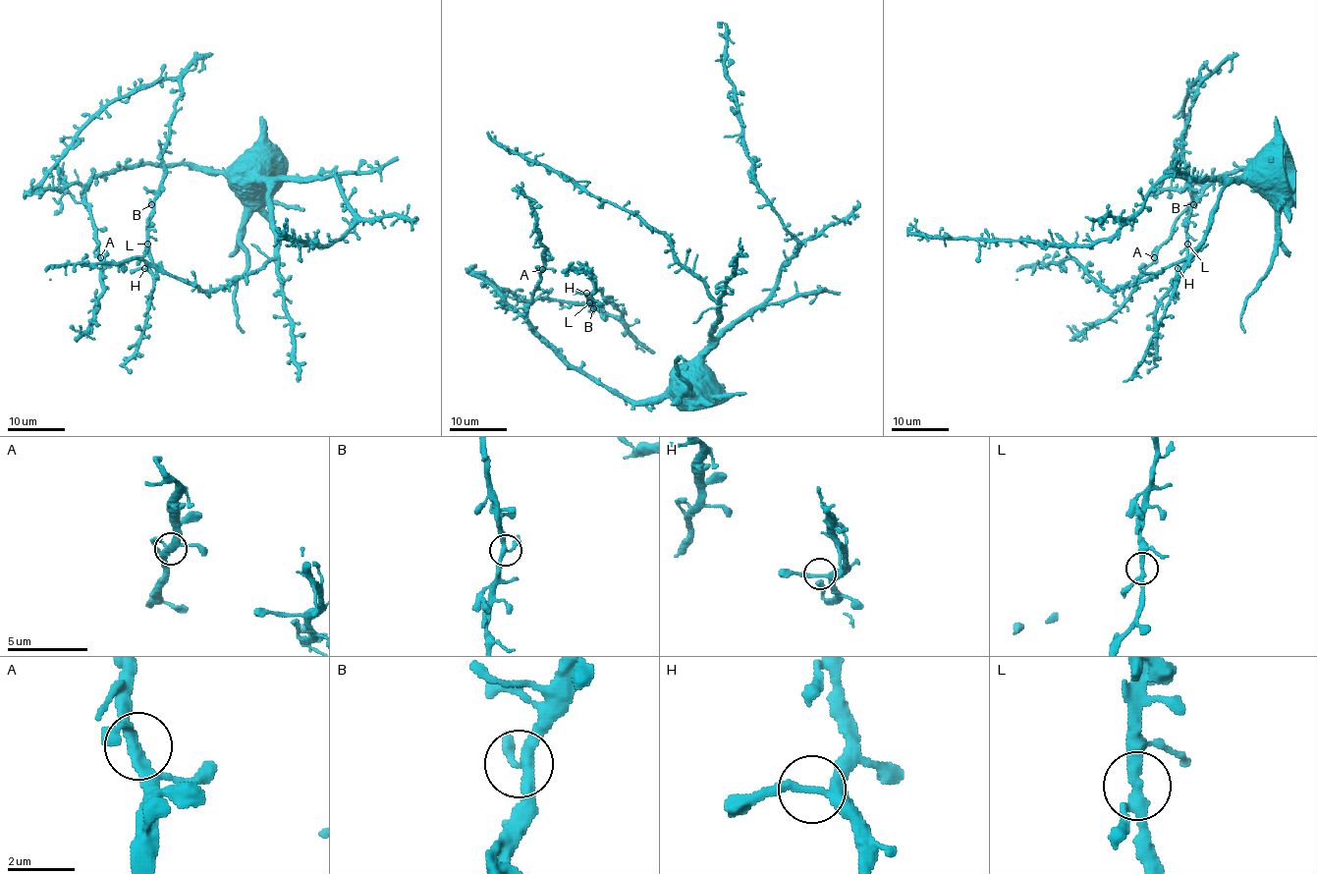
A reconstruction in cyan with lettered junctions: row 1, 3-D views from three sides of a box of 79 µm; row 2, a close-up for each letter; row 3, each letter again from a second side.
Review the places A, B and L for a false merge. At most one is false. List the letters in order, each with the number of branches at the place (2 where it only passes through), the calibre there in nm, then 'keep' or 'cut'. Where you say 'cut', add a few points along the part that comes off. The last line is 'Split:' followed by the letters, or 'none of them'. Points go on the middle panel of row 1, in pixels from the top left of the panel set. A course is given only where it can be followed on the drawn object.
A: branches 3; calibre 280 nm; keep
B: branches 3; calibre 260 nm; keep
L: branches 3; calibre 280 nm; keep
Split: none of them

